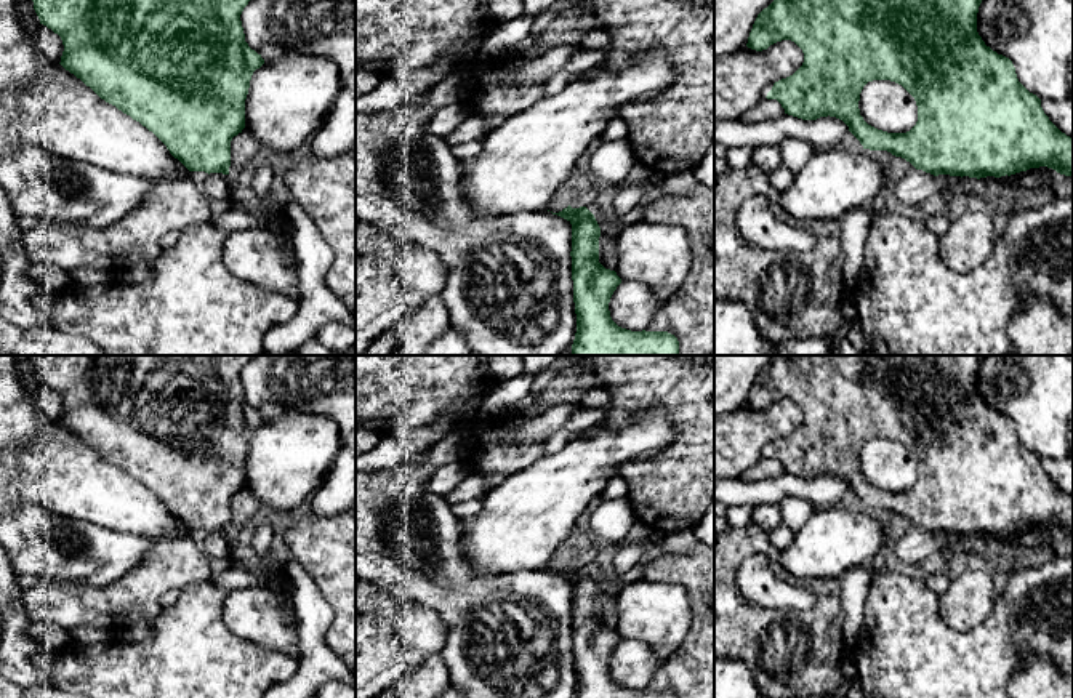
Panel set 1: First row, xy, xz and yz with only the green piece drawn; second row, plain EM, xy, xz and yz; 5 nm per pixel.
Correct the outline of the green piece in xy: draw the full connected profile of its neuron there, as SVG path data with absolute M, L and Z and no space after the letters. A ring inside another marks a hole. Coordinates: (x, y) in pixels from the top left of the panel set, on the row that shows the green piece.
M32 0L40 24L62 40L61 66L152 131L189 171L229 174L231 141L245 128L251 75L264 64L248 46L240 14L250 0Z

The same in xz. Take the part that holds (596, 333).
M570 205L557 215L572 224L572 280L577 314L573 355L679 355L679 341L668 331L631 331L618 327L609 303L621 283L599 263L601 227L586 208Z

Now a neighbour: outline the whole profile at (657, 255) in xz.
M644 221L621 226L615 267L621 282L642 282L660 303L666 303L684 283L690 266L684 229Z

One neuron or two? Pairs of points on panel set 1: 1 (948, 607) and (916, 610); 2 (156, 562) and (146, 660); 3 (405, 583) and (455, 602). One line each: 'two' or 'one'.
1: two
2: two
3: one

